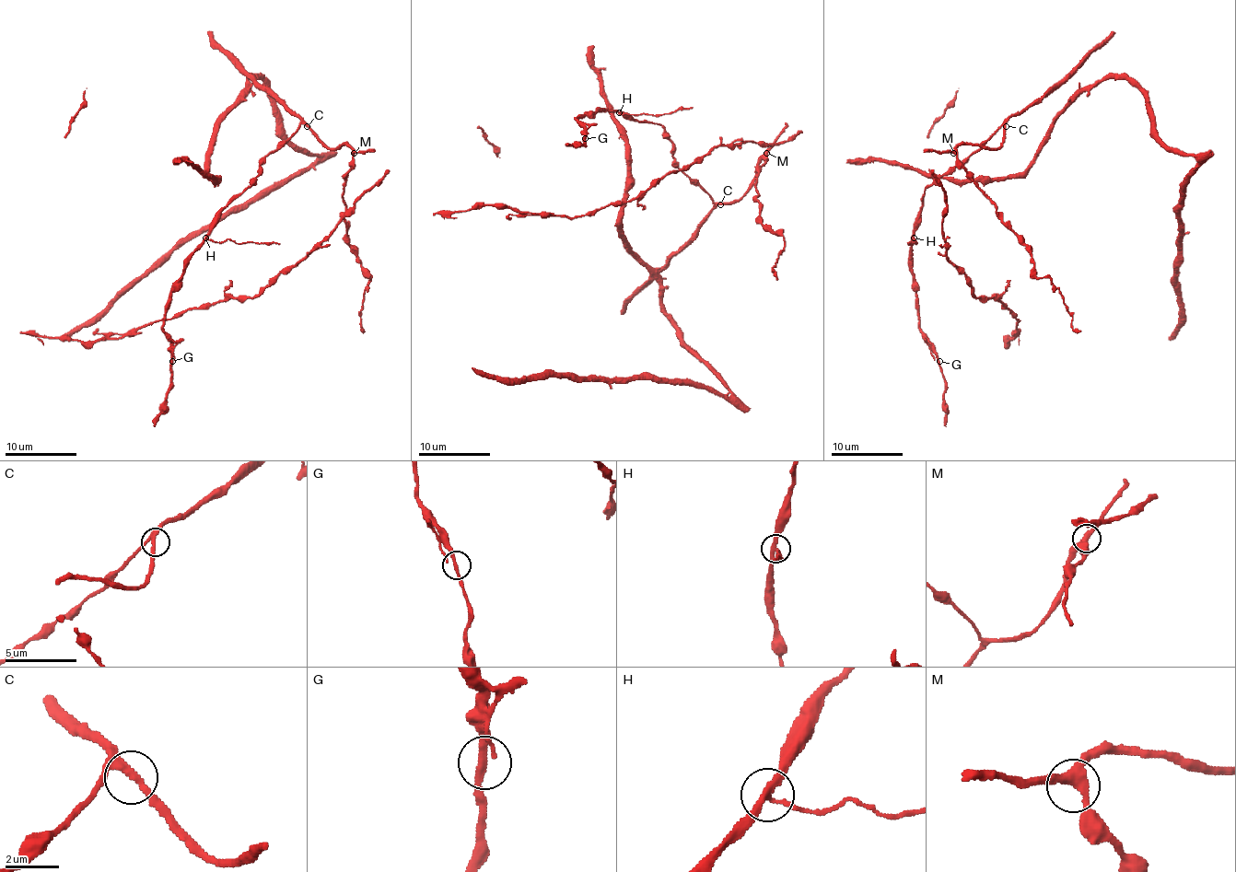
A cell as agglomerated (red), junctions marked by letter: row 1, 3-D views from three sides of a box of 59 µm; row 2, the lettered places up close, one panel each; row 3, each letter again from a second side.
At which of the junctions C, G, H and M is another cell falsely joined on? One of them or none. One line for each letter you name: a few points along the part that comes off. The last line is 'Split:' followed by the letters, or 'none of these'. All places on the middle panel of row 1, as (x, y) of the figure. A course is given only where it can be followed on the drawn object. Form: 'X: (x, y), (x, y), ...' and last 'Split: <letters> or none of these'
H: (619, 113), (662, 115), (693, 108)
Split: H

